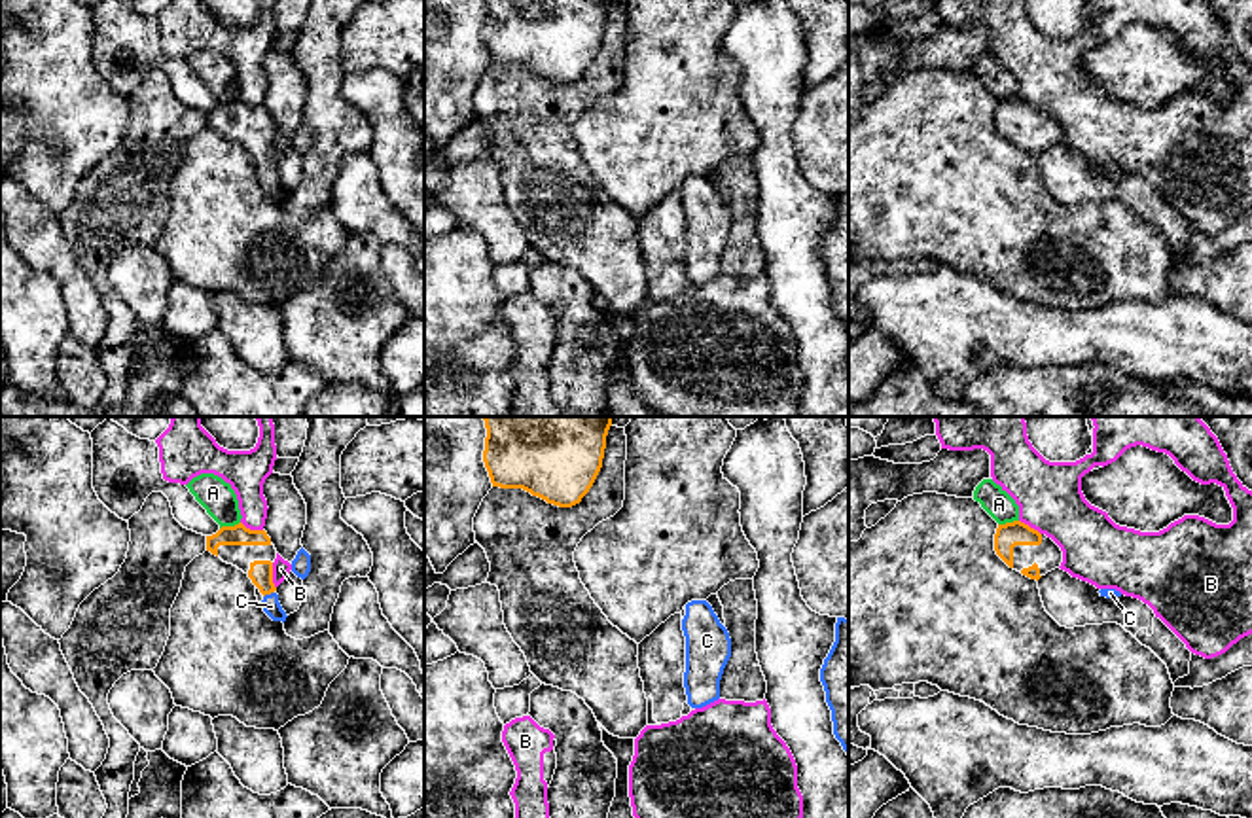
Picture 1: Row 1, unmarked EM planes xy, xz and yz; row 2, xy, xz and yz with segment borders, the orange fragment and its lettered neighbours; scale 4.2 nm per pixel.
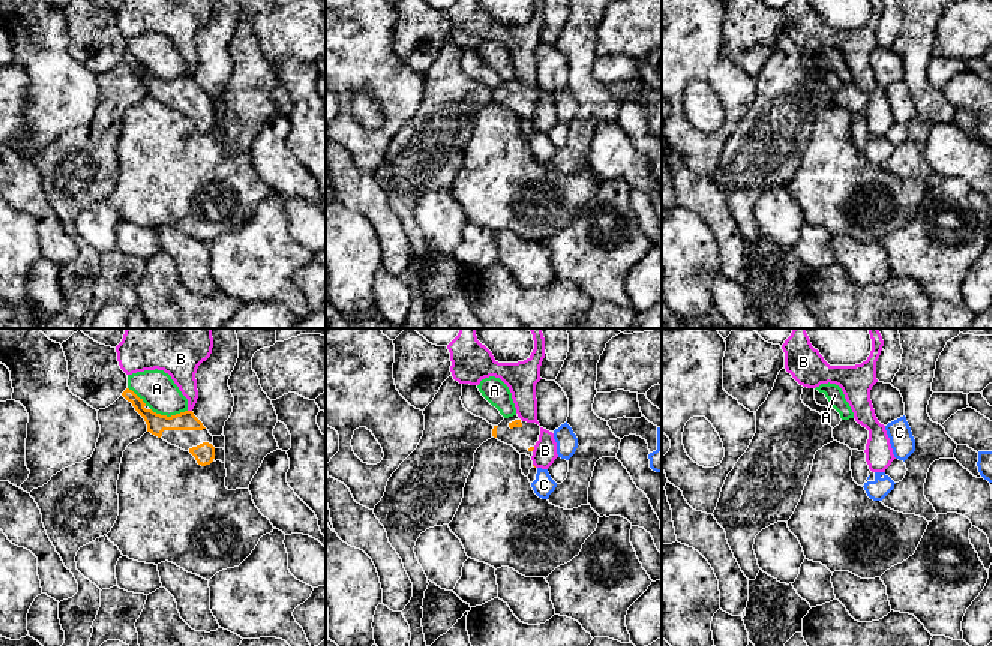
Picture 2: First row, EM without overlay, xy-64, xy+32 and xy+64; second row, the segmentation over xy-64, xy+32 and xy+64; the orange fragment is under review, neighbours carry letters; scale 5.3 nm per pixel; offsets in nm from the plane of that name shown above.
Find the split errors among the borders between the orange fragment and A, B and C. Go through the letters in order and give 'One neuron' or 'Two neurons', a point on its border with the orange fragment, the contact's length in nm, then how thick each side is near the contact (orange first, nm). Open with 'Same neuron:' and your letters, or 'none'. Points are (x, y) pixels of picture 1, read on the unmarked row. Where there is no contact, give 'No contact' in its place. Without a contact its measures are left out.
Same neuron: C
A: Two neurons. Touches orange at xy (230, 103). Shared border 90 nm. Thickness 90 nm (orange) against 150 nm
B: Two neurons. Touches orange at xy (271, 152). Shared border 110 nm. Thickness 100 nm (orange) against 80 nm
C: One neuron. Touches orange at xy (268, 169). Shared border 50 nm. Thickness 100 nm (orange) against 80 nm

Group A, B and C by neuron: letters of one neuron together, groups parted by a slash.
A / B / C

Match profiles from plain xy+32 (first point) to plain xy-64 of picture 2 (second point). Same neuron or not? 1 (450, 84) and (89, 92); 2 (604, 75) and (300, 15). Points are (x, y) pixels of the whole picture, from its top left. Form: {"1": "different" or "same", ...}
{"1": "different", "2": "different"}

